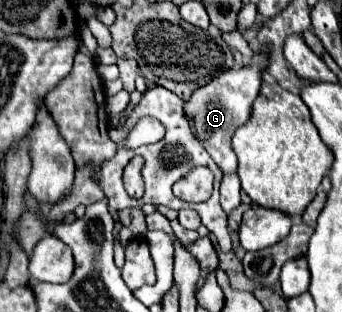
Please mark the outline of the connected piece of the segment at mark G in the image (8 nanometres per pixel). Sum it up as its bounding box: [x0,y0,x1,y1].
[185,52,267,174]

